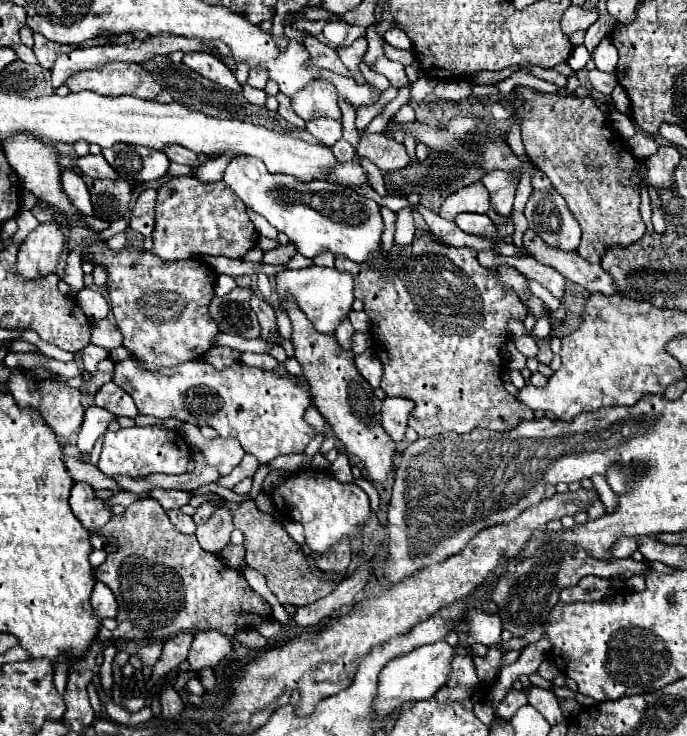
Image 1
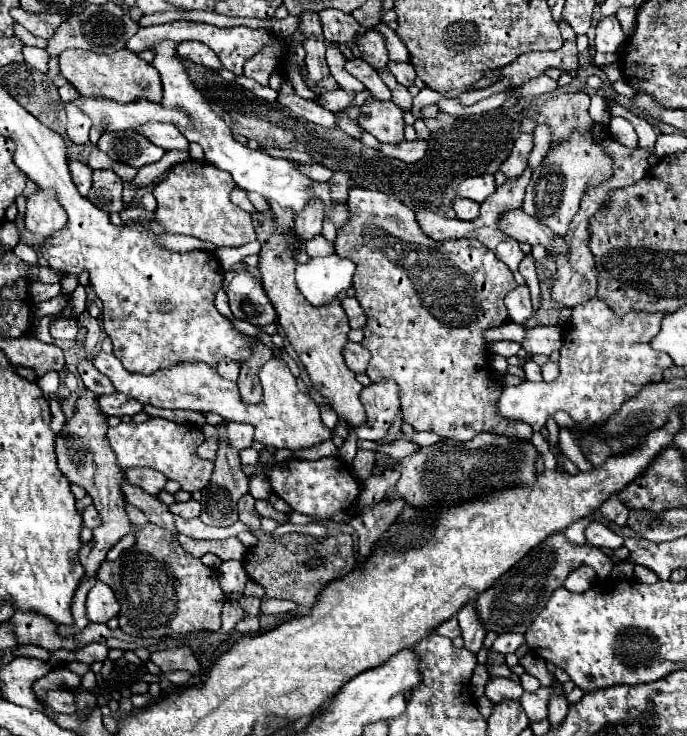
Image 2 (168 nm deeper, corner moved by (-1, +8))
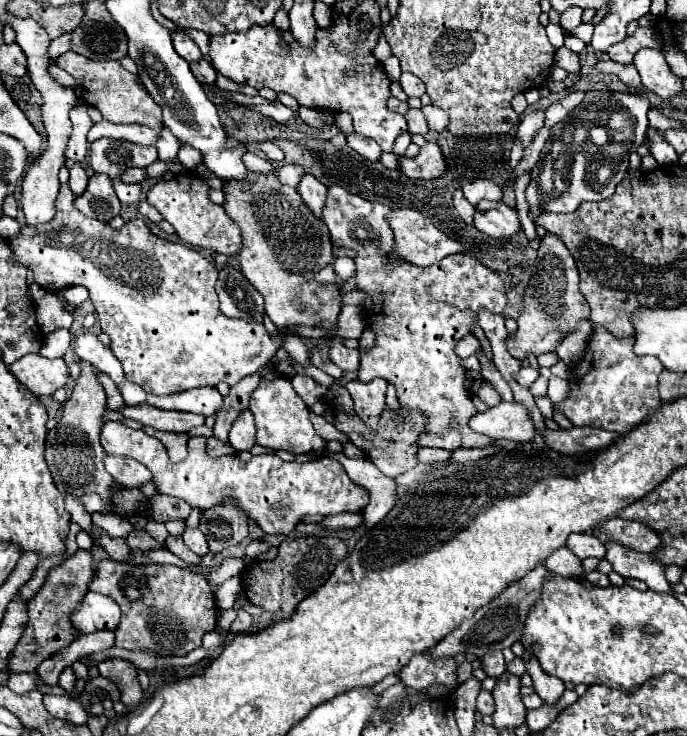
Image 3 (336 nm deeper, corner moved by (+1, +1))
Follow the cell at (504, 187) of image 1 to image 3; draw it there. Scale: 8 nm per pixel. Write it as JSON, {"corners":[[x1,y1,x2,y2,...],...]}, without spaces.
{"corners":[[532,112,532,114,524,114,522,122,518,124,518,140,522,144,522,148,526,148,528,144,532,144,536,132,544,126,544,112]]}

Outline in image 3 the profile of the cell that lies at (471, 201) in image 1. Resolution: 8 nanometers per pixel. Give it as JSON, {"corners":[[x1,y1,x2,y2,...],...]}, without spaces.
{"corners":[[474,180,462,186,464,196,472,206,476,206,480,200,502,200,502,190,492,180]]}

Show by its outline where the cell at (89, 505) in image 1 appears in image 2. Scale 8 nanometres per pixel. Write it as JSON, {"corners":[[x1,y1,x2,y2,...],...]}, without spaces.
{"corners":[[88,505,88,507,84,509,82,521,84,521,84,525,86,525,88,529,96,529,98,525,102,525,102,517,100,517,100,513,94,509,94,505]]}

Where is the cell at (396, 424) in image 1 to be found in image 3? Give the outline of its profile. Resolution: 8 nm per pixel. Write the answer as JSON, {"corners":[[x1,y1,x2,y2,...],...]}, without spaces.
{"corners":[[374,378,368,384,362,384,360,380,352,380,346,384,346,390,354,400,354,410,370,432,376,432,380,414,384,412,386,388,388,382,382,378]]}

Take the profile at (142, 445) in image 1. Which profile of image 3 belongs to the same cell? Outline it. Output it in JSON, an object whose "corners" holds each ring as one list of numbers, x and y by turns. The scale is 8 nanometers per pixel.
{"corners":[[106,422,102,428,102,446,106,454,130,456,144,464,152,472,152,480,160,494,176,496,186,500,190,506,206,510,230,496,238,506,258,522,266,534,290,534,294,526,306,514,340,514,340,512,362,512,368,504,368,492,354,484,344,468,328,458,316,458,306,464,284,462,276,454,252,456,250,462,242,462,238,456,210,458,206,454,206,438,196,436,188,440,188,456,180,464,168,460,168,452,160,440,148,436,144,430,134,430,122,422]]}

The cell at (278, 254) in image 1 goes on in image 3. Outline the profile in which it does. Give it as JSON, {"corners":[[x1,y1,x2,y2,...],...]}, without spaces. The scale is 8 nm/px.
{"corners":[[306,174,306,176,302,176,302,180,298,184,298,192,300,192,304,204,308,206,308,210,316,218,320,218,322,210,324,210,324,204,326,204,326,194,328,194,326,186,322,182,318,182,314,176]]}

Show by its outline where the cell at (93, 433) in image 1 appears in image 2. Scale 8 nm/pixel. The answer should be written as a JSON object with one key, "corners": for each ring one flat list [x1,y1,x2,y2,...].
{"corners":[[110,393,110,395,102,395,98,397,100,409,104,415,116,415,116,417,124,417,124,415,136,415,138,411,144,409,144,405,140,401,136,401,134,397,128,397,124,393]]}

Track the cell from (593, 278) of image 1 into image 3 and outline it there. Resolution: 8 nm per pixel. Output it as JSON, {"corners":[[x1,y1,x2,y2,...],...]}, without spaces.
{"corners":[[482,200,476,206,474,226,484,234,502,240,512,238,522,230,516,210,508,208,504,202,490,202,490,200]]}

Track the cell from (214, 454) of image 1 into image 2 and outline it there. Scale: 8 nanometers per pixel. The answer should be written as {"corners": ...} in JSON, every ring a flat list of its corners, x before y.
{"corners":[[228,423,226,425,228,431,228,441,230,445,234,445,236,449,246,449,252,445,254,439,254,427,248,423]]}

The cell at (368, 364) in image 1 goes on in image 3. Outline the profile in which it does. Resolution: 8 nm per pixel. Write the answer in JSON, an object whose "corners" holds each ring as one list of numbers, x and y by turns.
{"corners":[[336,340,332,342,332,348,330,348,330,360,344,372,358,372,360,354,358,350,350,350,340,340]]}

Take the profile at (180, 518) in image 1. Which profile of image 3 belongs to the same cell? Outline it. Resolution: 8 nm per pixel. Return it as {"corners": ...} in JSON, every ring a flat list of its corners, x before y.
{"corners":[[186,528,184,534,182,534,182,538,184,538,184,544,186,544,192,552,196,552,198,556,204,556,204,554,208,552,206,536,204,536,198,528]]}

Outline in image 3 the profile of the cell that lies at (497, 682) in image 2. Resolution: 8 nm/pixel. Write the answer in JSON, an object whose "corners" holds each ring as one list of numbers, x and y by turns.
{"corners":[[480,690,480,694,478,694,478,710,480,710,480,714,492,714,494,712,492,692]]}

